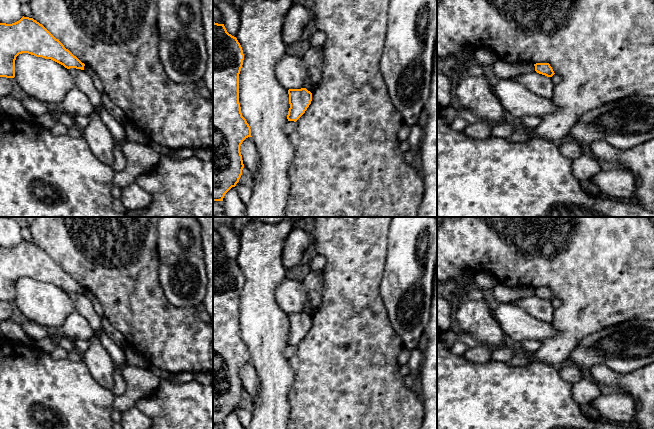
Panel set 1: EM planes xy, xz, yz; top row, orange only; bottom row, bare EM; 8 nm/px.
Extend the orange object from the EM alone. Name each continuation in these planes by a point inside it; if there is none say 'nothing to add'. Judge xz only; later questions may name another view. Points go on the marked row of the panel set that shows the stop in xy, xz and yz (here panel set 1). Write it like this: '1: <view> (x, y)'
nothing to add

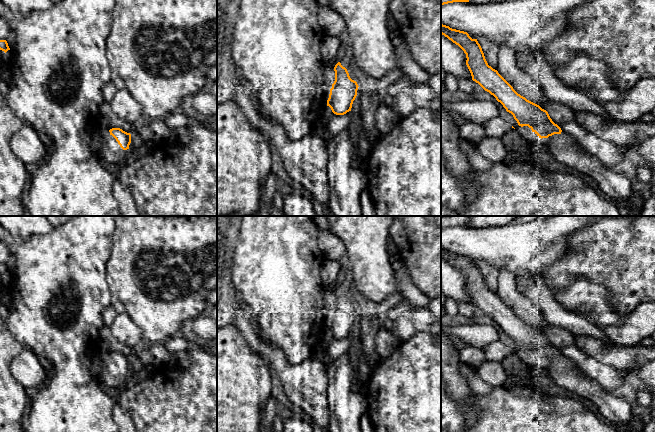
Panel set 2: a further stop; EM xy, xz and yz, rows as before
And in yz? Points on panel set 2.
1: yz (616, 187)

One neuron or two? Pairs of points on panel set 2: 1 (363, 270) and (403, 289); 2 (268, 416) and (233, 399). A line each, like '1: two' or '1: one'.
1: two
2: two

